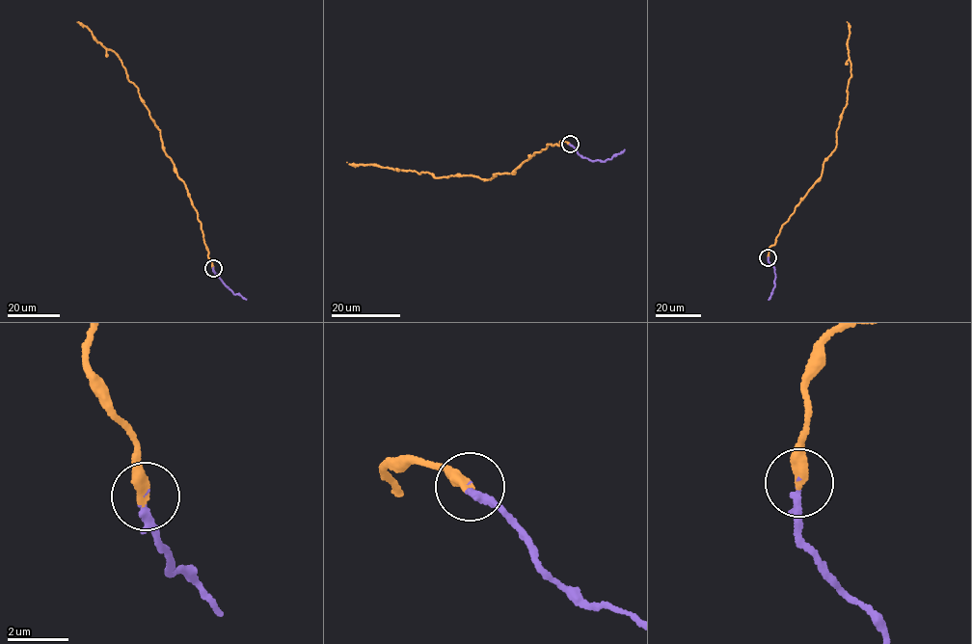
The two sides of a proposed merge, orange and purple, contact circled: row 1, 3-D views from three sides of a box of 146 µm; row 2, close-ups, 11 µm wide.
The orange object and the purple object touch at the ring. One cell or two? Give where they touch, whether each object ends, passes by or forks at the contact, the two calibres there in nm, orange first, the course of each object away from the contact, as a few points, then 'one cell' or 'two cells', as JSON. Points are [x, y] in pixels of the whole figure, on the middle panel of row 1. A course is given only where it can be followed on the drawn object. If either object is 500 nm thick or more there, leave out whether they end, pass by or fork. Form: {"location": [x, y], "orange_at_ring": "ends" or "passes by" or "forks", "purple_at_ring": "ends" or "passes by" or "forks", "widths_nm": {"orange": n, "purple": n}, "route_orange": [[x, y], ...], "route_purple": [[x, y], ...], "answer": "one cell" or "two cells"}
{"location": [570, 144], "orange_at_ring": "ends", "purple_at_ring": "ends", "widths_nm": {"orange": 400, "purple": 140}, "route_orange": [[570, 144], [550, 143], [513, 173], [496, 174], [489, 179], [459, 174], [437, 177], [429, 172], [347, 162]], "route_purple": [[570, 144], [591, 161], [603, 162], [624, 149]], "answer": "one cell"}

